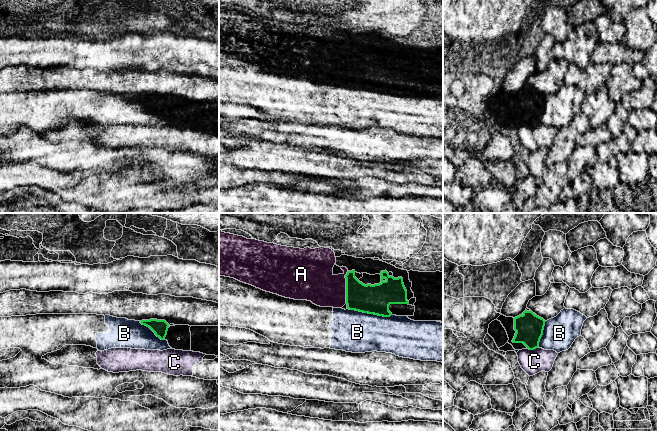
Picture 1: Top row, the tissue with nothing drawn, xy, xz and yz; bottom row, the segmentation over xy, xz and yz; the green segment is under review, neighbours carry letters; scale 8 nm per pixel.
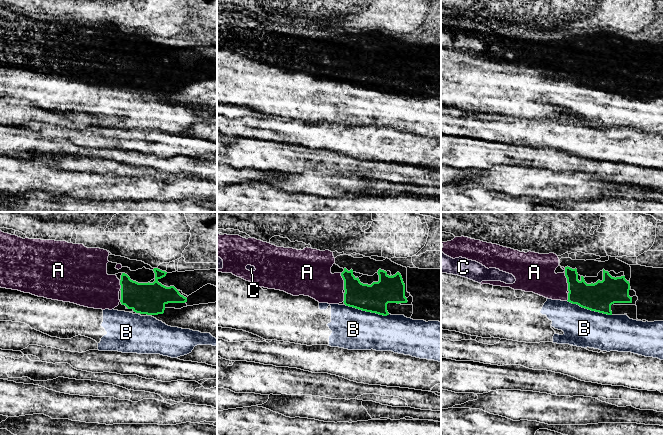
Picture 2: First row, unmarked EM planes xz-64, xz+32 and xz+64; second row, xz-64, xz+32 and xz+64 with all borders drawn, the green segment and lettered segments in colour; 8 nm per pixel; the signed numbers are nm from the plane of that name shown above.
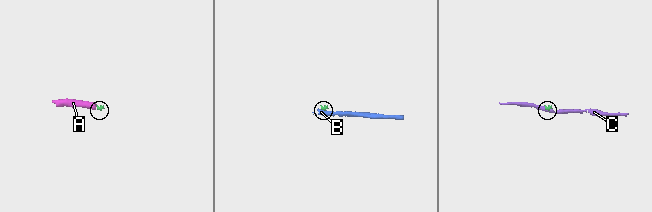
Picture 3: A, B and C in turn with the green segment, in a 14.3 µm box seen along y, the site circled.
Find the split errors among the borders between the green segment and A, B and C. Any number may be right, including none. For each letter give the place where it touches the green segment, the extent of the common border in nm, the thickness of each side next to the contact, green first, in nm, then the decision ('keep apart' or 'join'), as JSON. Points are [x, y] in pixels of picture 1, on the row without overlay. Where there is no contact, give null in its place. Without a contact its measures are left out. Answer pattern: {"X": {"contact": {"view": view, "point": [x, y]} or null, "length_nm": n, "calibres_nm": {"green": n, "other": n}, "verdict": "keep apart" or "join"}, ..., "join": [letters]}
{"A": {"contact": {"view": "xz", "point": [346, 63]}, "length_nm": 260, "calibres_nm": {"green": 240, "other": 300}, "verdict": "join"}, "B": {"contact": {"view": "xz", "point": [370, 89]}, "length_nm": 360, "calibres_nm": {"green": 240, "other": 340}, "verdict": "keep apart"}, "C": {"contact": {"view": "yz", "point": [533, 125]}, "length_nm": 90, "calibres_nm": {"green": 220, "other": 190}, "verdict": "keep apart"}, "join": ["A"]}

